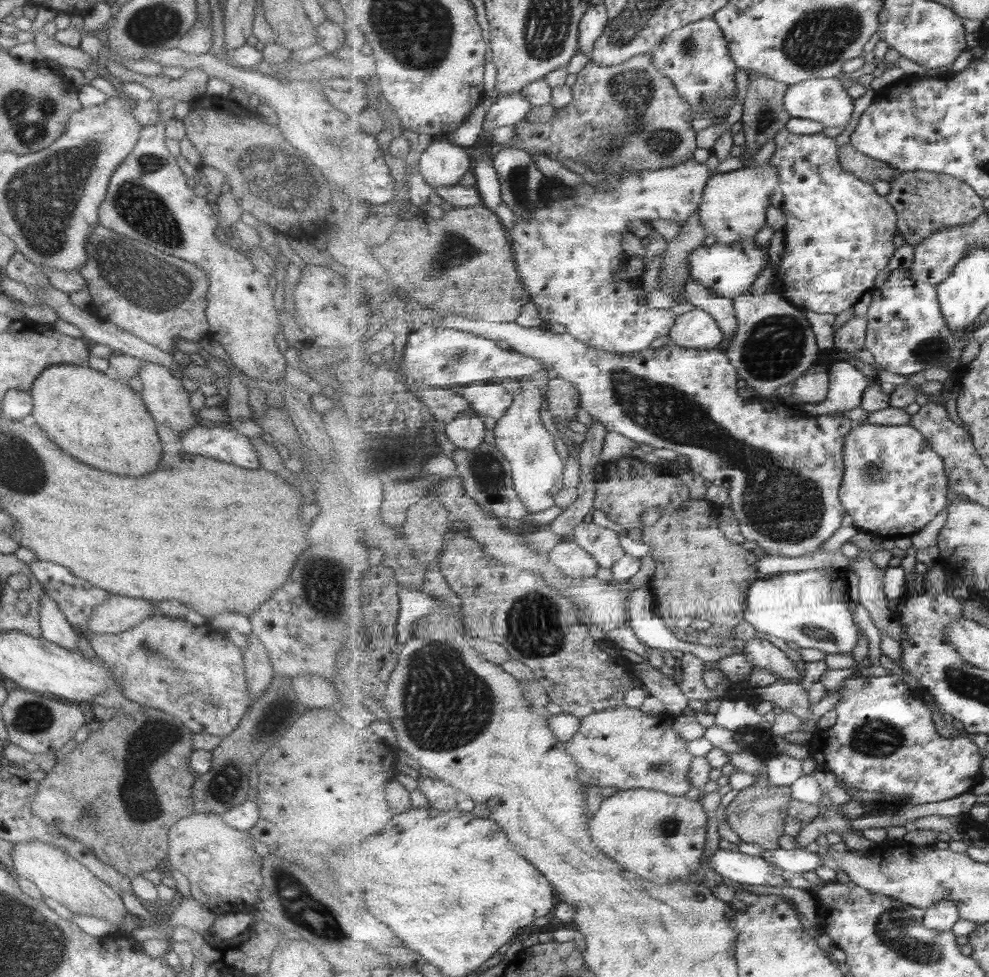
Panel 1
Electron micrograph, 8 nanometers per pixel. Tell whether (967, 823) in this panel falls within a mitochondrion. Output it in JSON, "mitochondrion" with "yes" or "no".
{"mitochondrion":"no"}

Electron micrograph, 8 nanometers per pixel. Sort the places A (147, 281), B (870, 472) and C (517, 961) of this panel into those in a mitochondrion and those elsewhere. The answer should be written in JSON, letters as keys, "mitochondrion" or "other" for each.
{"A":"mitochondrion","B":"mitochondrion","C":"other"}

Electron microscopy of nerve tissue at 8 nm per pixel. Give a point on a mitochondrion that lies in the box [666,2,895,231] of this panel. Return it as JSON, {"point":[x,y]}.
{"point":[818,39]}

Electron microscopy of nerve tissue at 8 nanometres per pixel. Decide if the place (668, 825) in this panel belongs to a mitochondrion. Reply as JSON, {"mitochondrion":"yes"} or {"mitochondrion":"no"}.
{"mitochondrion":"yes"}

